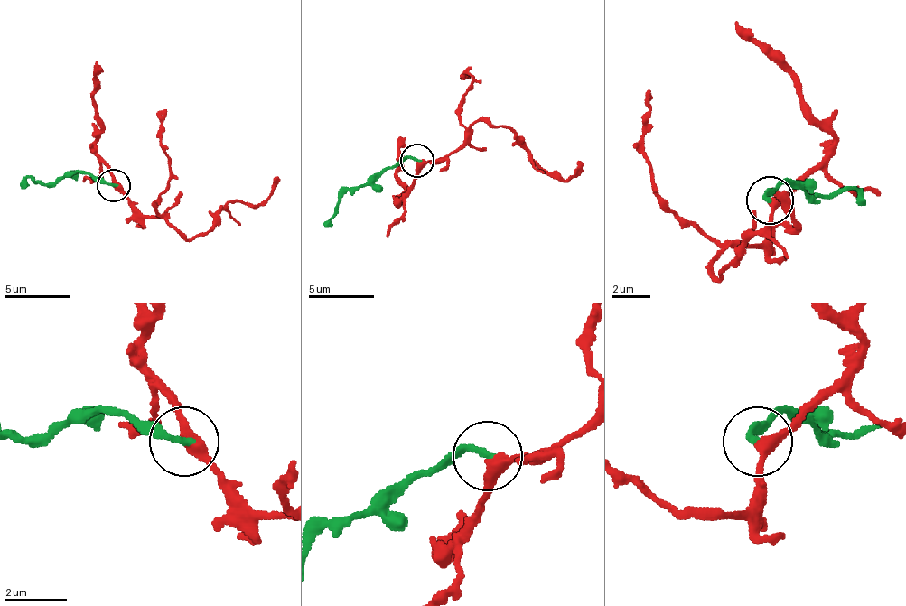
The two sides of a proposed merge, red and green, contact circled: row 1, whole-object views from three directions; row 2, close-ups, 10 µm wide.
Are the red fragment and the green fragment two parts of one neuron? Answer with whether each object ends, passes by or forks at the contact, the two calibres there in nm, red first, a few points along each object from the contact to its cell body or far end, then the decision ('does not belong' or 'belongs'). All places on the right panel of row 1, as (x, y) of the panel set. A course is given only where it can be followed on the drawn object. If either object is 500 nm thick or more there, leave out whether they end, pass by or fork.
red passes by; green ends there; 360 nm thick on the red side, 200 nm on the other; red runs (773, 201), (773, 230), (759, 245), (730, 245), (711, 264), (721, 278), (769, 225), (797, 225), (773, 187); green runs (769, 201), (778, 182), (788, 182), (807, 197), (850, 191), (863, 206); belongs

